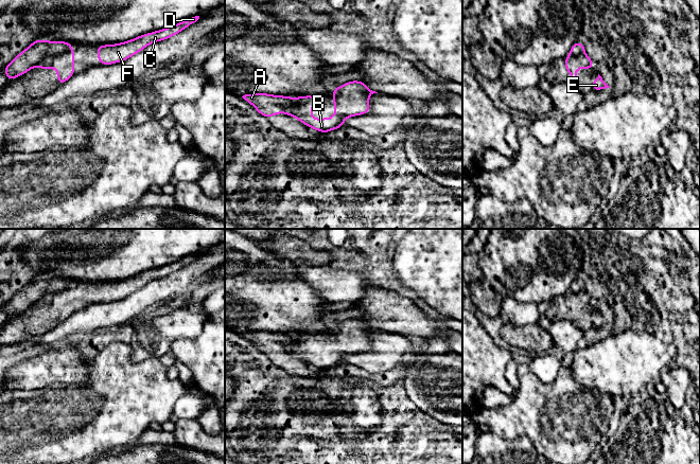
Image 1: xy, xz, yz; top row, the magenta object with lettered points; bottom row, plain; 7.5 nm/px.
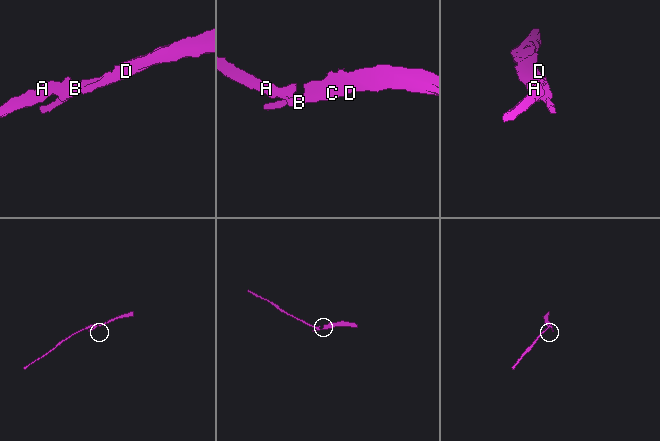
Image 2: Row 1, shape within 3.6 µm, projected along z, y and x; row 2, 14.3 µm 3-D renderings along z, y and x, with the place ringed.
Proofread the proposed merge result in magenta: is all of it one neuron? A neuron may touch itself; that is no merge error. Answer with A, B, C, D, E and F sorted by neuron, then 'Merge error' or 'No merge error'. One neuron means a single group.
Groups: A / B C D E F. Merge error

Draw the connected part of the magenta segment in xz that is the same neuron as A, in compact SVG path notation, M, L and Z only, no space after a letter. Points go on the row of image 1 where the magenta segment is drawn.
M248 93L242 96L247 103L251 104L263 117L269 118L277 115L284 108L294 105L293 97L274 95L267 93Z

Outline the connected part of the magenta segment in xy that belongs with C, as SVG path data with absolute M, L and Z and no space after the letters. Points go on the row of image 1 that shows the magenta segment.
M199 16L188 18L177 24L165 29L140 35L132 40L116 44L104 44L95 48L98 52L98 63L102 65L112 65L125 61L127 58L139 53L152 42L163 41L173 35L182 32L199 19Z

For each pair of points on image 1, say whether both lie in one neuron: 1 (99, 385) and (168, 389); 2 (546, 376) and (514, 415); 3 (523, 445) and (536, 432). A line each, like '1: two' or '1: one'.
1: one
2: two
3: two

